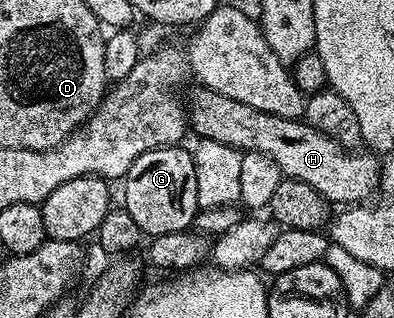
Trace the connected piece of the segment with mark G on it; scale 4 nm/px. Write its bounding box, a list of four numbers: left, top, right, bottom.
[122,146,198,238]

